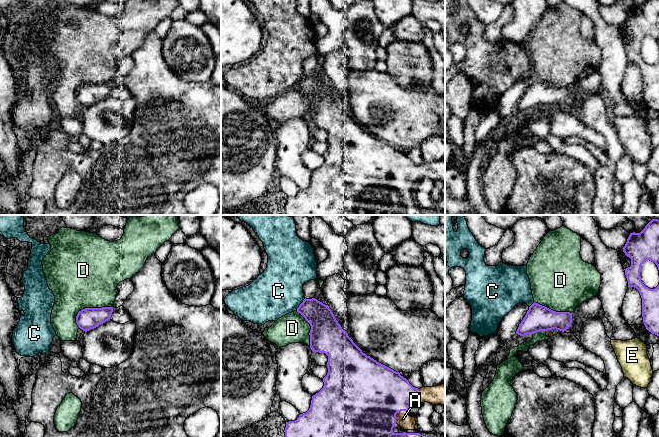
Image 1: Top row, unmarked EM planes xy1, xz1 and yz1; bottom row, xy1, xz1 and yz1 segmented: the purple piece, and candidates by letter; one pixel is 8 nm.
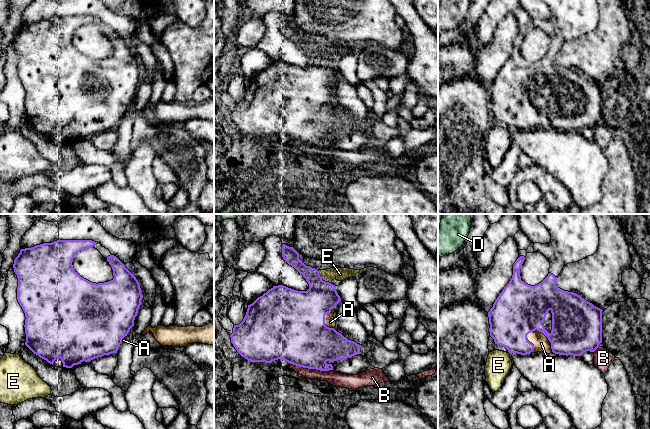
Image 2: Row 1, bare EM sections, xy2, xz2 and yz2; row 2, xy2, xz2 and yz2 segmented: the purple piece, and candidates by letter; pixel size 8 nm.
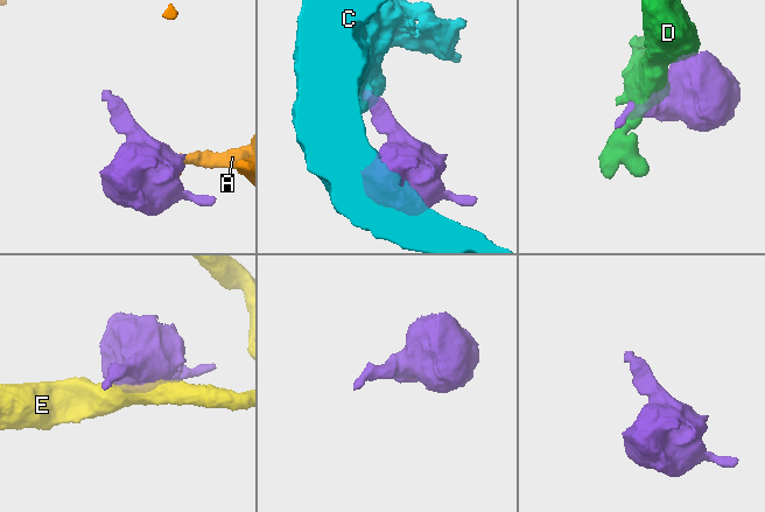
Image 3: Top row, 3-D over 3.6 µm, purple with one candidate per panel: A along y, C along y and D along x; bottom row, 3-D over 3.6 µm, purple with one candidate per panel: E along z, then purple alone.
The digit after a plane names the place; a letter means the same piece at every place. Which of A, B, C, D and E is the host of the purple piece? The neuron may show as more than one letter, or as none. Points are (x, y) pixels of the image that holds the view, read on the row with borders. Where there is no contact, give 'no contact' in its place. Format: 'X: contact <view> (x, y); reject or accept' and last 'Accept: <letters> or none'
A: contact yz2 (527, 340); accept
B: contact xz2 (311, 368); reject
C: contact xz1 (300, 304); reject
D: contact xy1 (90, 308); reject
E: contact xz2 (321, 279); reject
Accept: A

